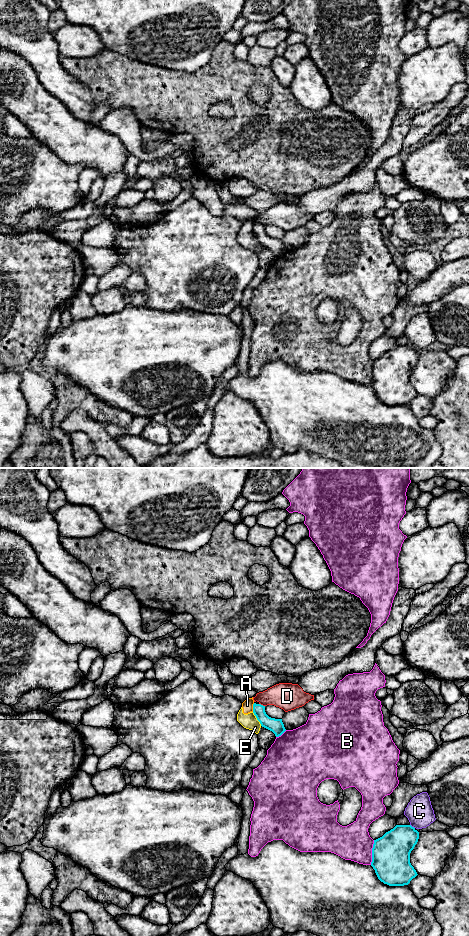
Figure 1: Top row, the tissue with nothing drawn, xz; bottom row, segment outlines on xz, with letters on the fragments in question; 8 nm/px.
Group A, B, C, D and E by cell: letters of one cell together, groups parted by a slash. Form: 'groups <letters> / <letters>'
groups A E / B / C / D

